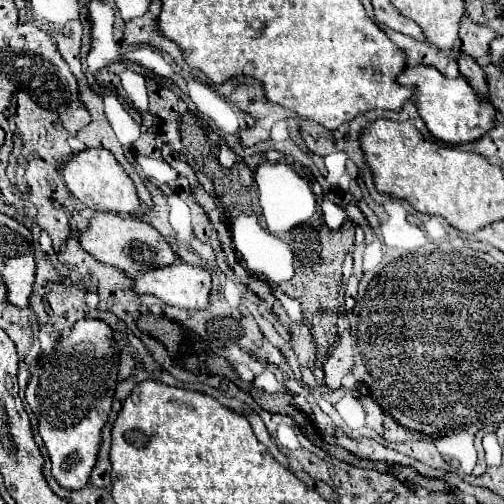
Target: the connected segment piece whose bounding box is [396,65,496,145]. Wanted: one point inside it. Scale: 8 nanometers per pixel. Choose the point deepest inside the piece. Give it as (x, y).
(452, 114)

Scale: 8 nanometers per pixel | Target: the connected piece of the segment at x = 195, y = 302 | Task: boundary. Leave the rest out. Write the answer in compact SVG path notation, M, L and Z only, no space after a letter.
M176 259L172 265L138 273L132 281L132 291L136 295L154 295L162 299L166 305L180 307L180 309L204 309L210 297L210 273L202 267L194 267Z

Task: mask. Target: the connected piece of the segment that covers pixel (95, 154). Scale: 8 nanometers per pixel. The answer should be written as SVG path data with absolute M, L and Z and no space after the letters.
M86 147L84 151L72 153L66 163L60 165L60 177L70 193L74 193L86 207L94 211L108 211L120 215L136 215L140 209L140 199L136 195L134 183L116 163L114 155L108 149Z

